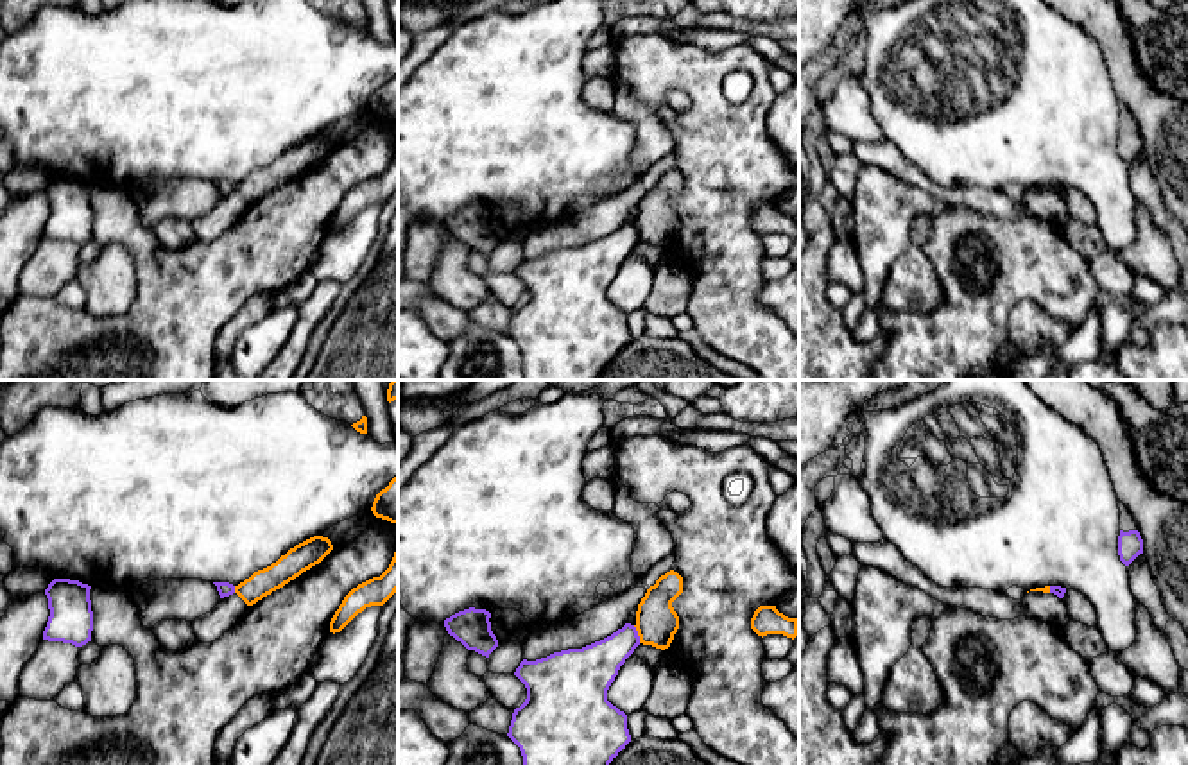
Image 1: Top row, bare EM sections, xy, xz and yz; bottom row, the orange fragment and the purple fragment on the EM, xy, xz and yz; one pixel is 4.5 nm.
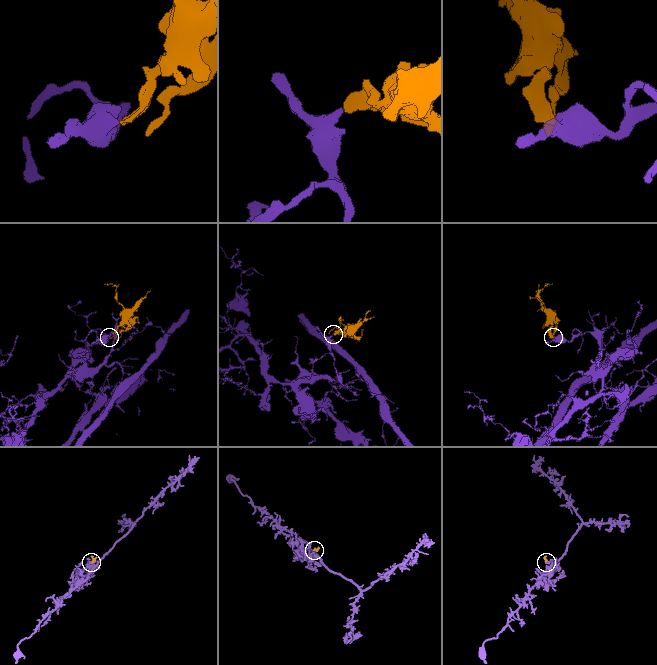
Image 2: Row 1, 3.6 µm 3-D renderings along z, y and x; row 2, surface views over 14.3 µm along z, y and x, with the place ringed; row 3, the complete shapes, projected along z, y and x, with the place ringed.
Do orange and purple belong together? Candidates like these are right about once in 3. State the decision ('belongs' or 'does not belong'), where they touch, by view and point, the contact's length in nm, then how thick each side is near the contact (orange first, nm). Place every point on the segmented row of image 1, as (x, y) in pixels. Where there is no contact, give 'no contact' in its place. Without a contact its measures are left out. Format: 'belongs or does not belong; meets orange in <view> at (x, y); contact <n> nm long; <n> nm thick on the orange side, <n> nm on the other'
does not belong; meets orange in xz at (638, 635); contact 90 nm long; 190 nm thick on the orange side, 200 nm on the other

